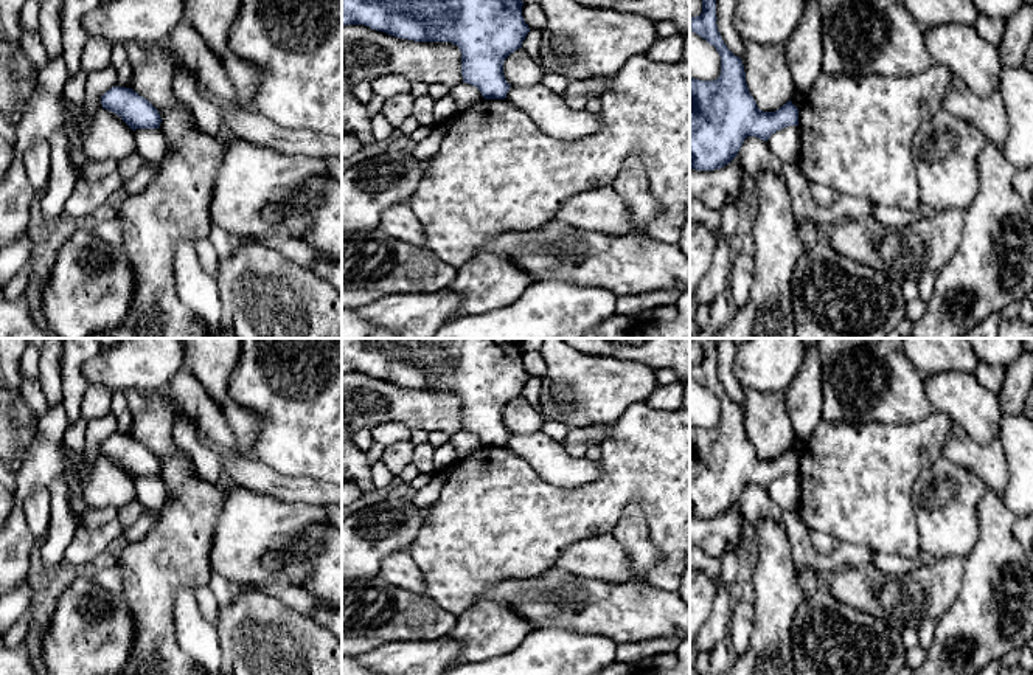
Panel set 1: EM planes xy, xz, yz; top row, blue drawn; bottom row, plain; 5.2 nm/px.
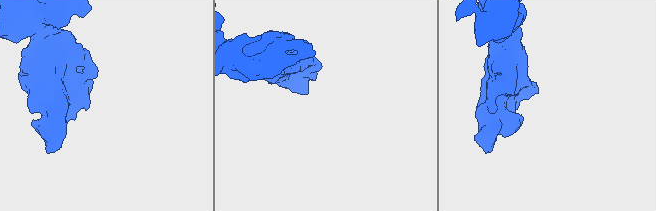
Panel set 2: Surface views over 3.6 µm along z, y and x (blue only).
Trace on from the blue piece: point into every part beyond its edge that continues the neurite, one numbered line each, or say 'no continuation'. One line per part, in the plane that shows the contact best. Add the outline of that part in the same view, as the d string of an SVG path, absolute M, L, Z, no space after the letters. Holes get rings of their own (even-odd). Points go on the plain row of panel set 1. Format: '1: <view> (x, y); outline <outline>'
no continuation

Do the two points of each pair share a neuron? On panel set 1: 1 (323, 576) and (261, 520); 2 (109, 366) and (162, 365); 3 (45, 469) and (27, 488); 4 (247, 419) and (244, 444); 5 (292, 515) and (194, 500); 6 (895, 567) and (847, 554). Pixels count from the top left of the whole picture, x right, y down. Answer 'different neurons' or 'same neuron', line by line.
1: different neurons
2: same neuron
3: same neuron
4: same neuron
5: different neurons
6: different neurons

